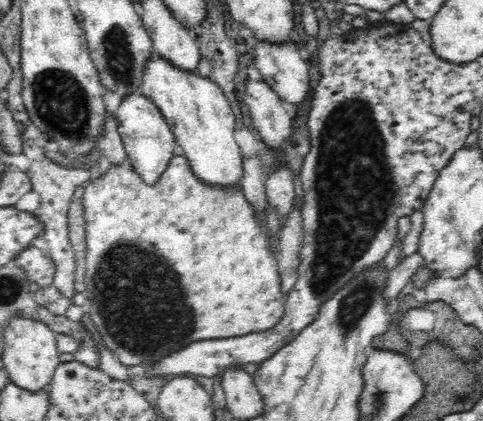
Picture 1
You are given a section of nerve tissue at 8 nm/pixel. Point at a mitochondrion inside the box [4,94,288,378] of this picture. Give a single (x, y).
(130, 318)

